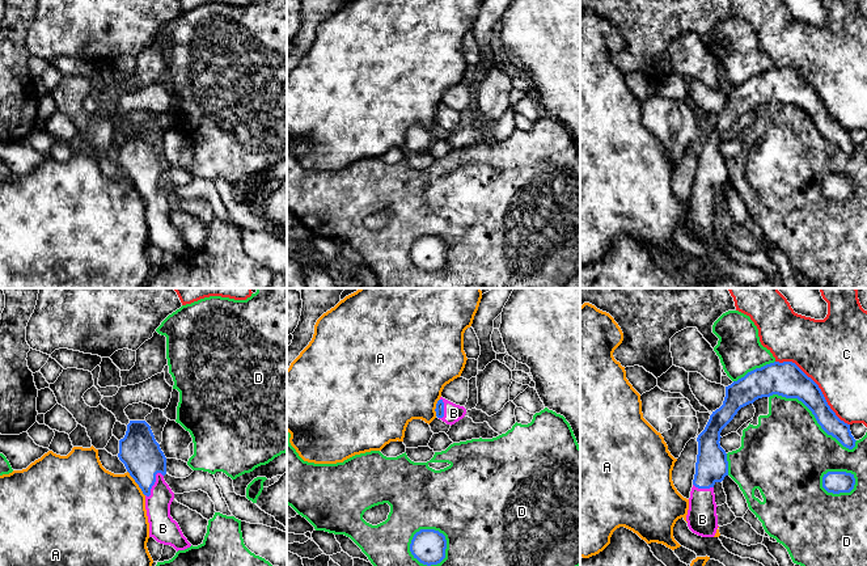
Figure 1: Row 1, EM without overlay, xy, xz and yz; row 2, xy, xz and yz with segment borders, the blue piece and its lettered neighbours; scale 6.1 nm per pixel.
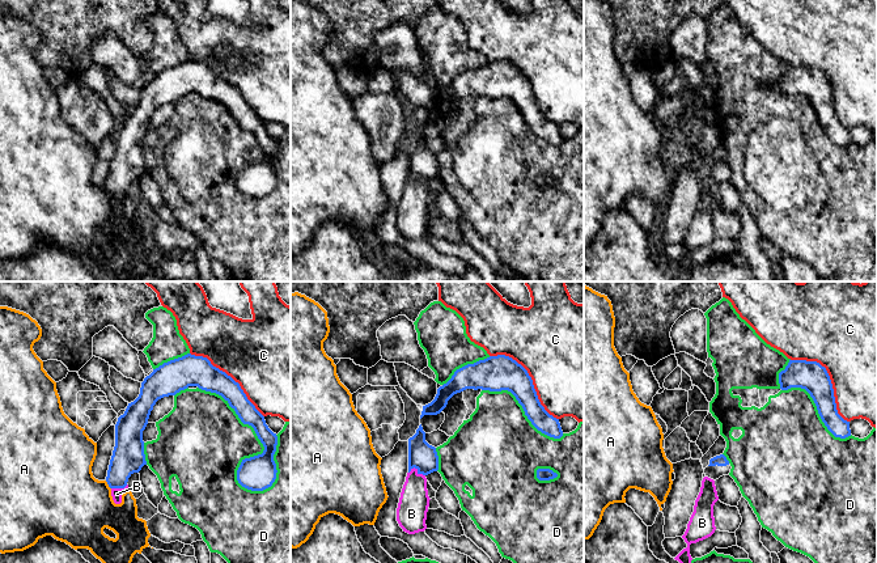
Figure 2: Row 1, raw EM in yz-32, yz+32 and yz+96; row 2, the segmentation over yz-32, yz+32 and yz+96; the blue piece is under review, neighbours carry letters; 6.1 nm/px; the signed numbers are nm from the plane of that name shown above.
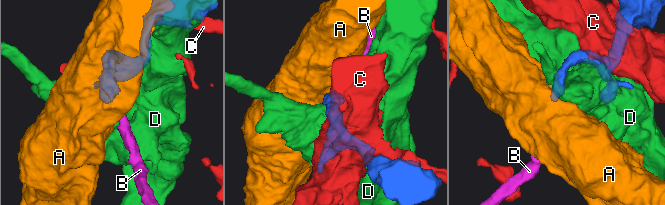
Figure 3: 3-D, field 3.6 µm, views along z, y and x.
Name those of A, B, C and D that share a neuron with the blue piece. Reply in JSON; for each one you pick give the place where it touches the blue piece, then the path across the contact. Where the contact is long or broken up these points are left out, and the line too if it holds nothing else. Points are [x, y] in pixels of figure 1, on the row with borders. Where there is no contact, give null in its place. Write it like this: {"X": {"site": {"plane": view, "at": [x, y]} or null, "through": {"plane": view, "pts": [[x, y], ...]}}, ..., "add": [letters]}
{"B": {"site": {"plane": "xy", "at": [153, 484]}, "through": {"plane": "xy", "pts": [[139, 451], [153, 484], [157, 491], [157, 505]]}}, "add": ["B"]}

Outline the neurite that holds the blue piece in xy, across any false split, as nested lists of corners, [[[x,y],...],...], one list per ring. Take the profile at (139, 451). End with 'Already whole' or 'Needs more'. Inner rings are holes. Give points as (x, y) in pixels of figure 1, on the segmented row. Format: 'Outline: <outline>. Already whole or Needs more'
Outline: [[[130,421],[124,438],[119,440],[118,457],[145,495],[149,537],[153,537],[160,544],[173,546],[177,552],[190,548],[191,544],[183,536],[178,523],[170,516],[174,493],[164,480],[166,457],[145,421]]]. Needs more

